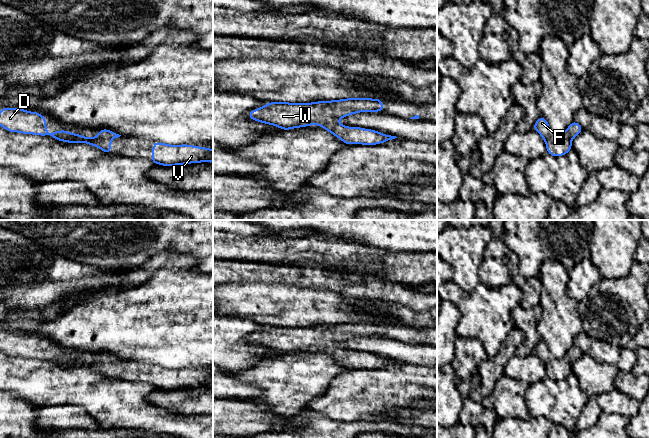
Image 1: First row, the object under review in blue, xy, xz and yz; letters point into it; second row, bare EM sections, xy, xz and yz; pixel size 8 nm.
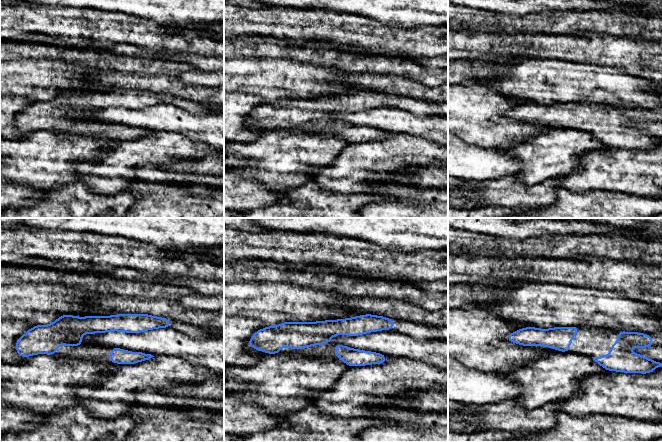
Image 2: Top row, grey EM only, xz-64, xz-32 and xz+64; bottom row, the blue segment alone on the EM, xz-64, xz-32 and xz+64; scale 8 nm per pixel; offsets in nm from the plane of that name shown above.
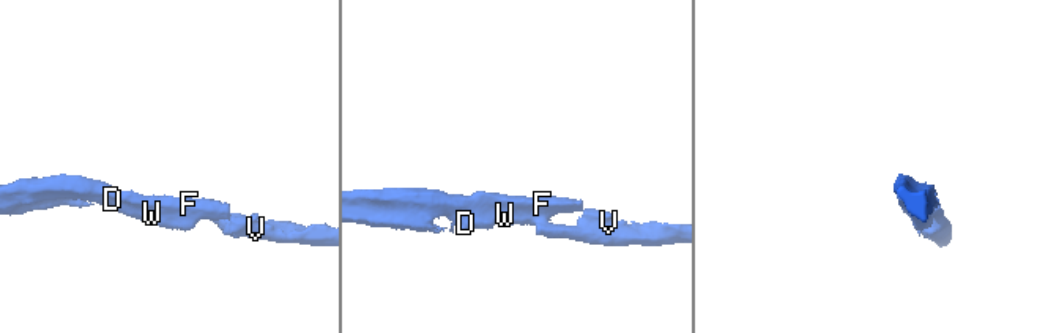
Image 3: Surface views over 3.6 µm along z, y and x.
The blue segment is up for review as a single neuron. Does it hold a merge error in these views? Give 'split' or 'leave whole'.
leave whole

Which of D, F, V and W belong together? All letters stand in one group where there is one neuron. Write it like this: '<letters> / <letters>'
D F V W

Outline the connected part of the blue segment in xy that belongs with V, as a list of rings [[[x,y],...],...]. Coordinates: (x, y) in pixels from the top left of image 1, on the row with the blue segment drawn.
[[[161,142],[153,143],[151,161],[163,166],[183,165],[199,162],[213,162],[213,150],[198,146],[168,145]]]

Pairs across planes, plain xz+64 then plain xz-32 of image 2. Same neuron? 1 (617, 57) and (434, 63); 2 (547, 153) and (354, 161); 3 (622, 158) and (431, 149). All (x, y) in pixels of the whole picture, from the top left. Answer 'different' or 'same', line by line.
1: different
2: different
3: same

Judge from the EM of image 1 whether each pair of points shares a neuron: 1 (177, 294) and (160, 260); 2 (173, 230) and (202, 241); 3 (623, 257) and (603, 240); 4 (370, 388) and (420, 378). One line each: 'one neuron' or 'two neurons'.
1: two neurons
2: one neuron
3: one neuron
4: one neuron

